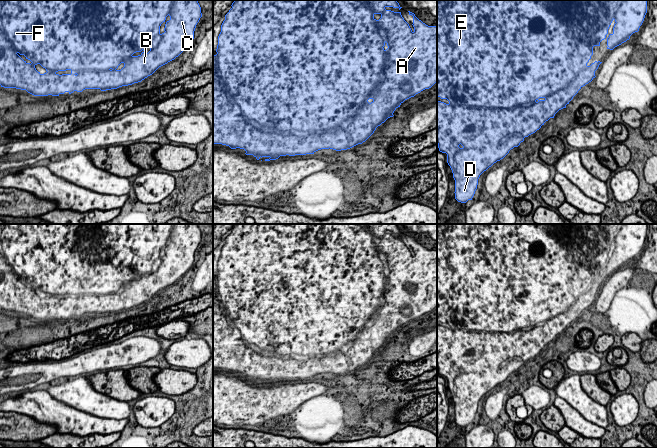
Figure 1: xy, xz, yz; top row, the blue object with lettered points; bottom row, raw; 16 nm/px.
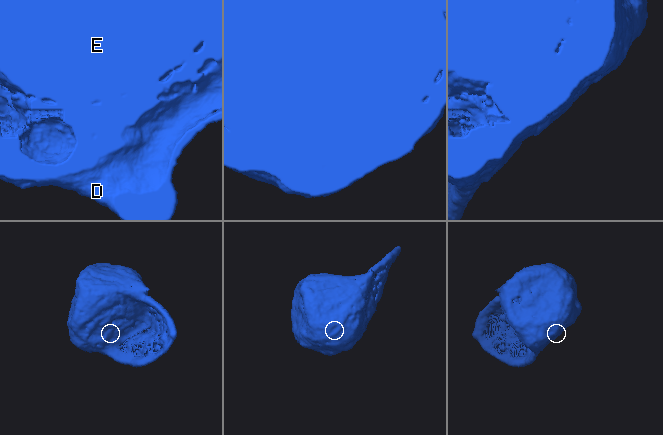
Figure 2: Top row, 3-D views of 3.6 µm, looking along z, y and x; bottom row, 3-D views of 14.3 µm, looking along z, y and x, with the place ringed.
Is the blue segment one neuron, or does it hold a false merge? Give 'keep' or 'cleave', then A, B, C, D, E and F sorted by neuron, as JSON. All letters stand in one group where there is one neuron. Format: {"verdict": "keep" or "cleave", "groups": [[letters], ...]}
{"verdict": "cleave", "groups": [["A", "C", "D", "E", "F"], ["B"]]}

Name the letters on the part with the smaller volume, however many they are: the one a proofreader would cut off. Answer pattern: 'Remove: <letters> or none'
Remove: B

